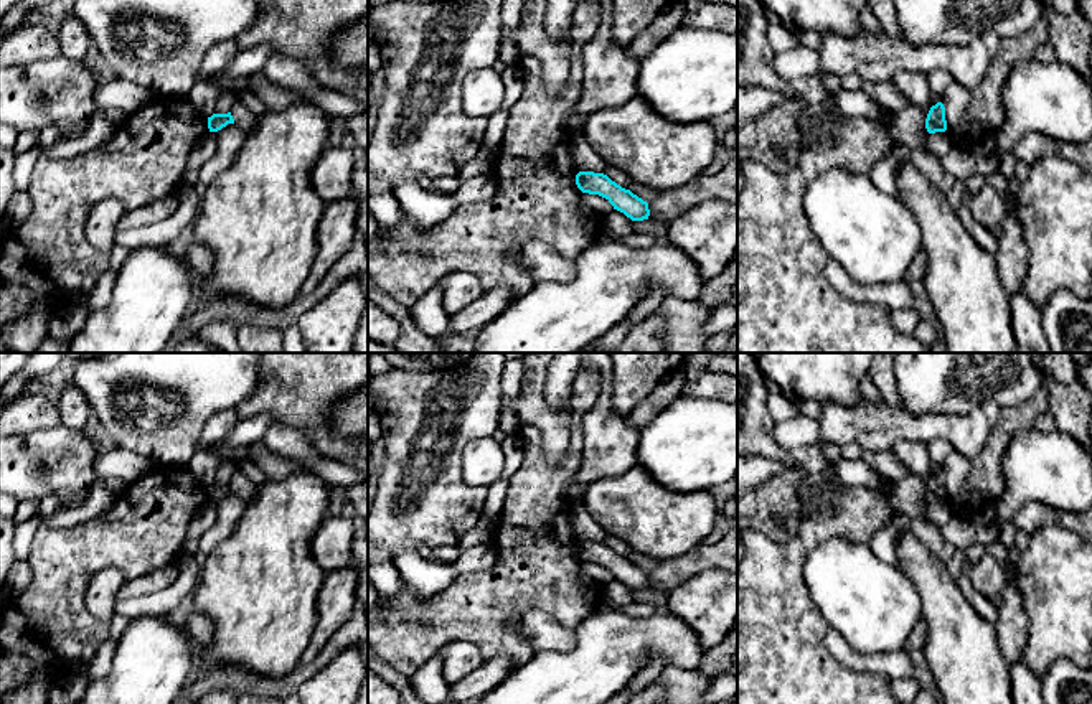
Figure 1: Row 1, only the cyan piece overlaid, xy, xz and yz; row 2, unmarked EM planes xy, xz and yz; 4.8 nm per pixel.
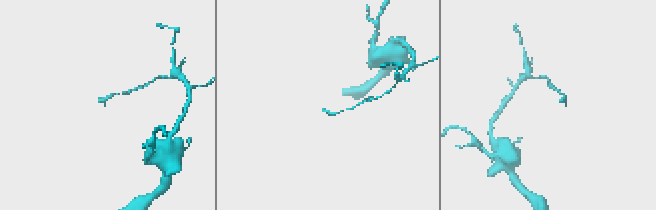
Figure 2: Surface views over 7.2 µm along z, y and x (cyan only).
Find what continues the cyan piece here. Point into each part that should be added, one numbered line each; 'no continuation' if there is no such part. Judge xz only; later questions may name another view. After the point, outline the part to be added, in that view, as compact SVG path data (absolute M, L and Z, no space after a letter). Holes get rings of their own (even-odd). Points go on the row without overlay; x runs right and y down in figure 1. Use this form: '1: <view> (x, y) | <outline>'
no continuation

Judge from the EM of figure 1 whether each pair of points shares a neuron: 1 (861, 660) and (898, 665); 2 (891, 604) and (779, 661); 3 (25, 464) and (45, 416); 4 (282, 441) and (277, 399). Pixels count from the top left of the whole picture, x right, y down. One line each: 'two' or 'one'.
1: one
2: two
3: two
4: two

